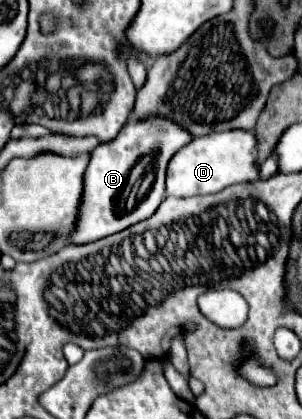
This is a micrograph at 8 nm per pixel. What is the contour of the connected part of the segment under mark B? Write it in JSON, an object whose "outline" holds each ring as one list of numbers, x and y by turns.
{"outline":[[148,119,148,123,126,123,120,131,120,135,112,143,102,143,90,153,90,163,84,173,84,195,78,205,78,219,74,223,70,243,72,245,86,245,88,241,96,241,102,237,108,237,116,231,122,231,138,221,148,219,156,207,164,201,164,175,166,165,172,159,172,155,190,143,192,137,188,131,182,131,182,127,176,127,174,123,160,123,160,119]]}

